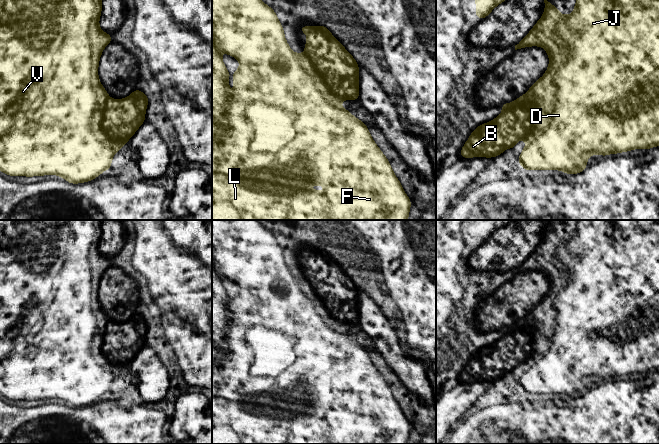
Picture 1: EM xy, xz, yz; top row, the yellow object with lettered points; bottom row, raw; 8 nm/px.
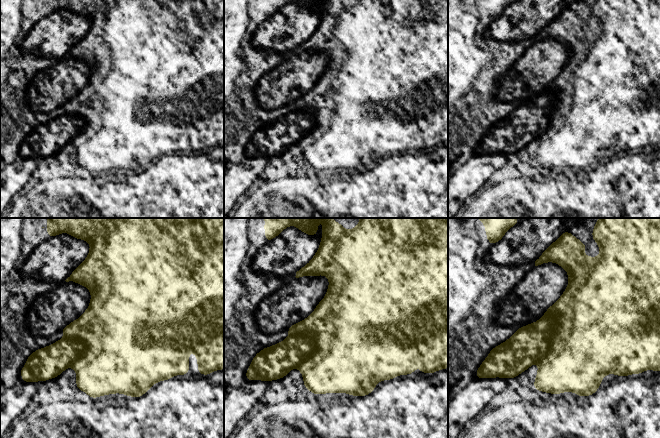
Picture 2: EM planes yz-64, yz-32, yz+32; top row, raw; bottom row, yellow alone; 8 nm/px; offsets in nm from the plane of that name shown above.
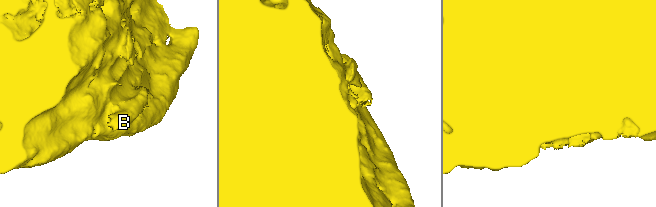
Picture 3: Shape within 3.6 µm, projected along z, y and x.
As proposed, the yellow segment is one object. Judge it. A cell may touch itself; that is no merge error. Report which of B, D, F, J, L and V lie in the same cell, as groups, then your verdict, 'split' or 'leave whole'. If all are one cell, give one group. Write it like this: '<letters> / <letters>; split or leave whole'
B / D F J L V; split

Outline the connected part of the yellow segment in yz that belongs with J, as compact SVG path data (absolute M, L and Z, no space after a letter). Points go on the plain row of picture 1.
M577 220L574 234L570 239L563 239L557 232L544 223L545 233L539 245L529 257L515 269L515 274L539 270L546 274L549 289L544 299L539 302L529 314L511 327L500 329L502 336L517 330L532 337L532 354L523 362L526 370L518 380L519 389L529 394L560 394L565 398L578 398L587 391L587 383L600 378L619 378L633 373L647 374L659 370L659 220Z

